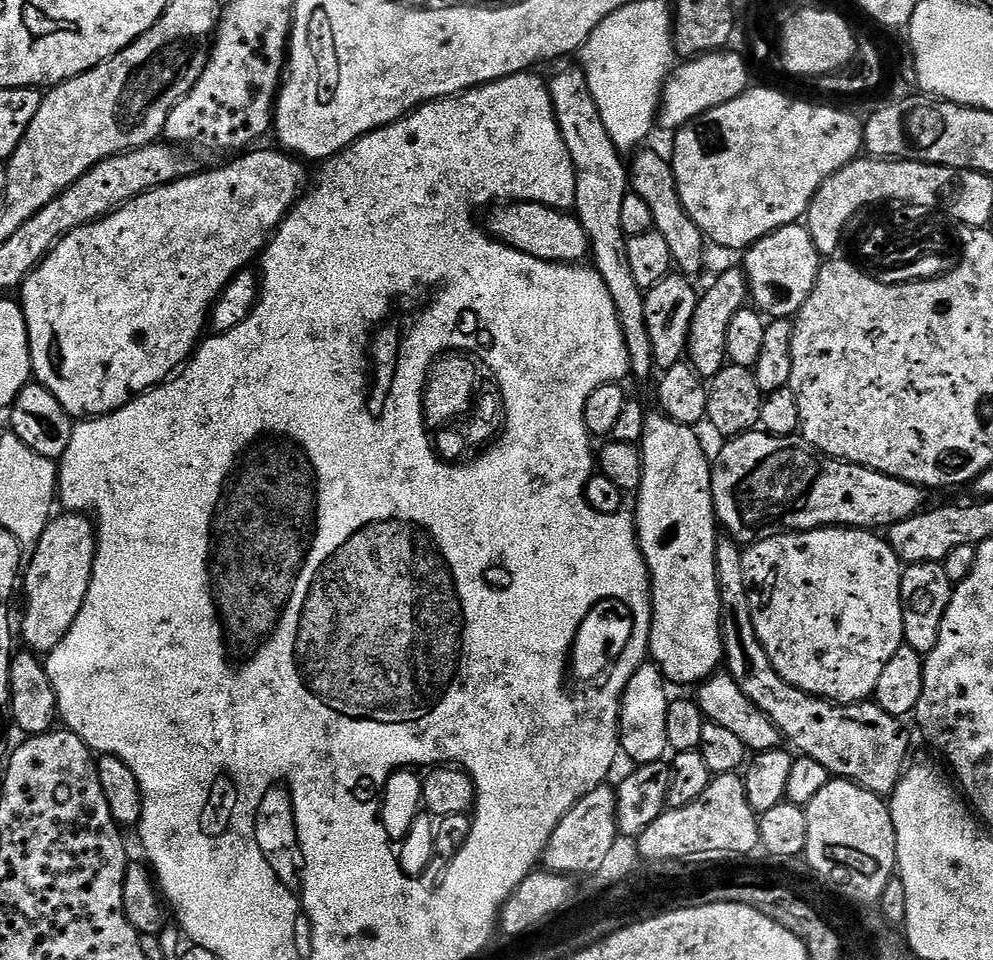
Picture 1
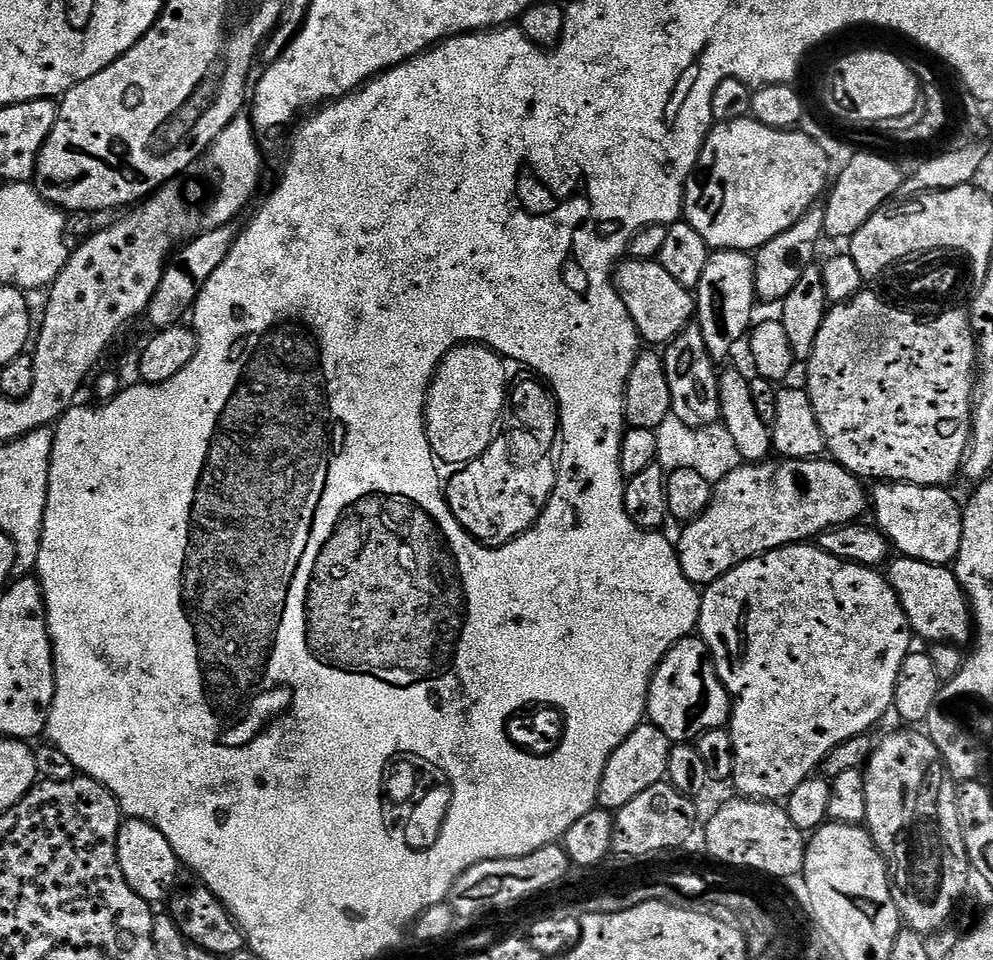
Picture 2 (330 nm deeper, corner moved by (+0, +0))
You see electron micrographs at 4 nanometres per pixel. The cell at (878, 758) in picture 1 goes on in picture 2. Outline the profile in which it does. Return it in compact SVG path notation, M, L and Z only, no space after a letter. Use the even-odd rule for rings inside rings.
M904 730L908 732L892 732L884 741L877 743L872 749L872 756L869 757L862 771L864 773L864 785L866 786L866 827L872 840L876 844L876 849L880 851L880 856L888 868L888 875L892 881L892 897L900 911L901 921L907 927L913 928L915 932L929 934L936 932L939 928L944 928L948 924L948 919L956 912L956 903L964 896L964 891L968 888L968 872L970 876L970 865L968 863L968 851L964 841L964 831L960 821L960 811L958 810L957 781L948 775L948 769L944 767L944 759L940 756L940 751L934 746L934 742L929 736L920 730Z

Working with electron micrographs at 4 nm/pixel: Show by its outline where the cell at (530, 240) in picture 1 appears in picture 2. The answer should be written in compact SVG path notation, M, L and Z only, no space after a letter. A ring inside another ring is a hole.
M625 259L616 265L614 283L645 345L667 345L669 340L673 340L681 330L693 323L696 311L693 293L682 286L682 282L674 282L674 277L662 270L656 260Z

